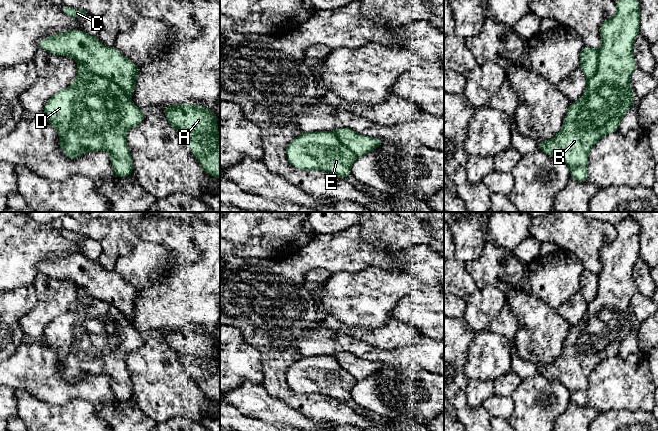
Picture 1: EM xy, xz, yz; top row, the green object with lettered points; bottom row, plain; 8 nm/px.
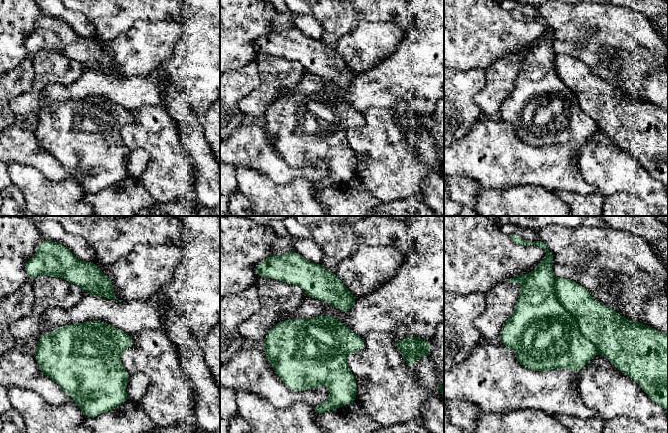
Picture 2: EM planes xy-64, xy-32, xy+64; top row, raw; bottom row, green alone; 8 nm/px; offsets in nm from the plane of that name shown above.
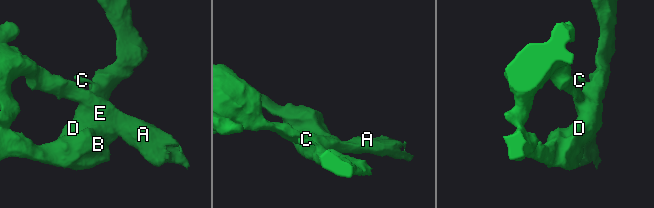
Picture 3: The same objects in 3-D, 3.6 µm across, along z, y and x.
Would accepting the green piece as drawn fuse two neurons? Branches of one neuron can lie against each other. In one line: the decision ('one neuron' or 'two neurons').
two neurons

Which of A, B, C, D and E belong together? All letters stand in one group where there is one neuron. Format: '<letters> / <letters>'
A / B C D E

